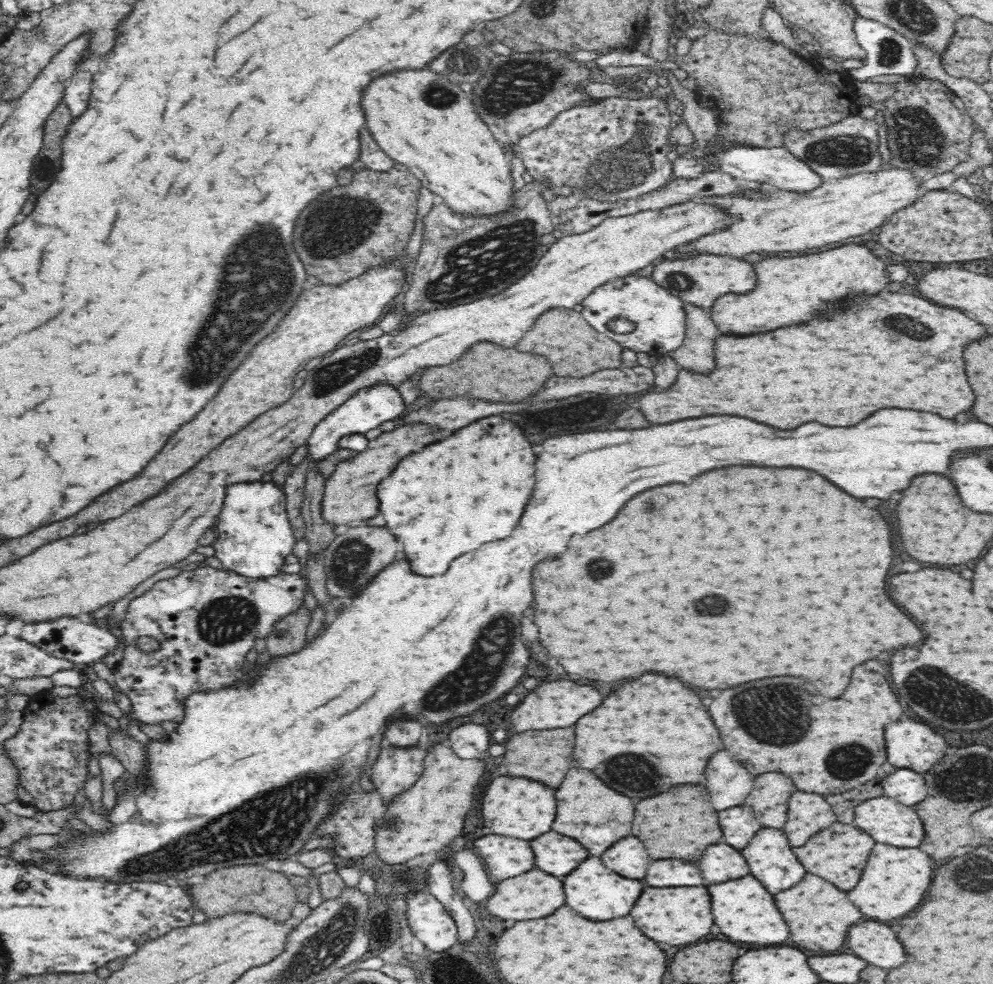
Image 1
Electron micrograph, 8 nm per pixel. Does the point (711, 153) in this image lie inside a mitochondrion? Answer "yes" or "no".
no

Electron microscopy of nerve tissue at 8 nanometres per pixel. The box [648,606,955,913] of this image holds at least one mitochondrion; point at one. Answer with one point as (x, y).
(765, 713)

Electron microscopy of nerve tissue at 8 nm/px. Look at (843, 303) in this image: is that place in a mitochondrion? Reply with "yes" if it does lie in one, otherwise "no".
no

